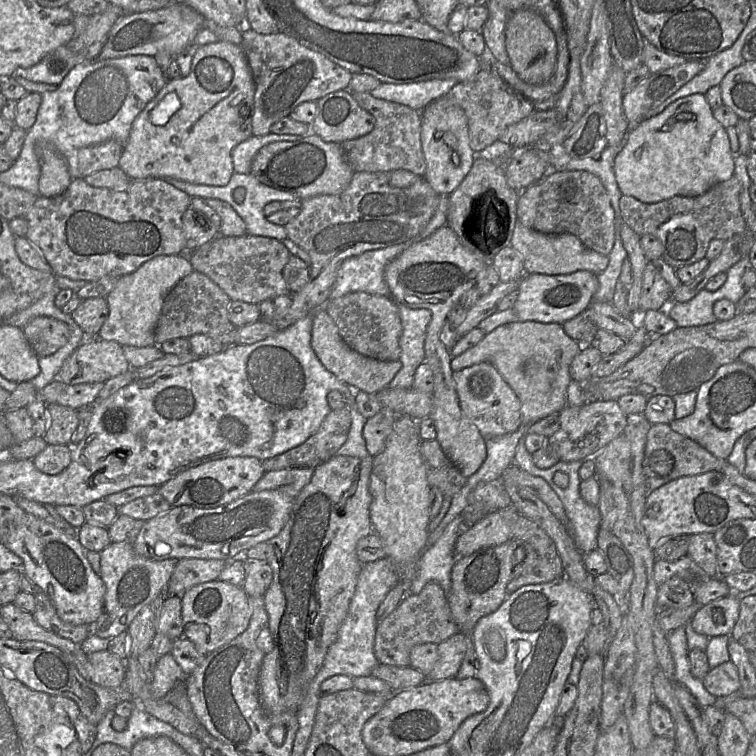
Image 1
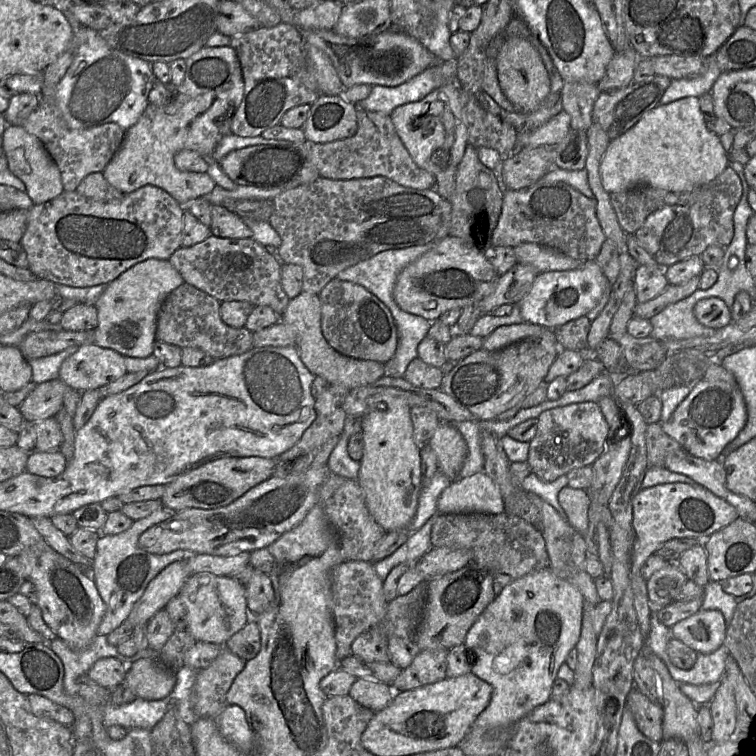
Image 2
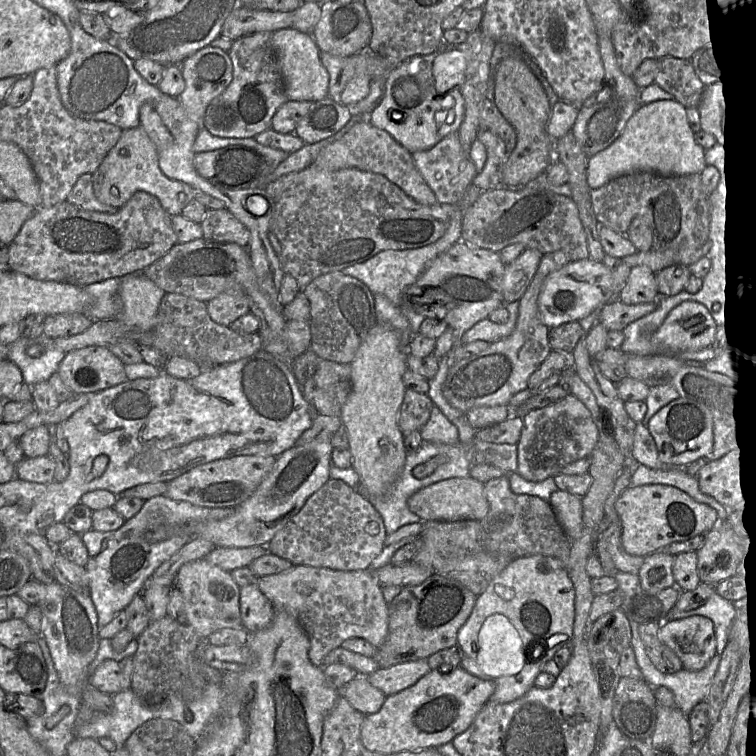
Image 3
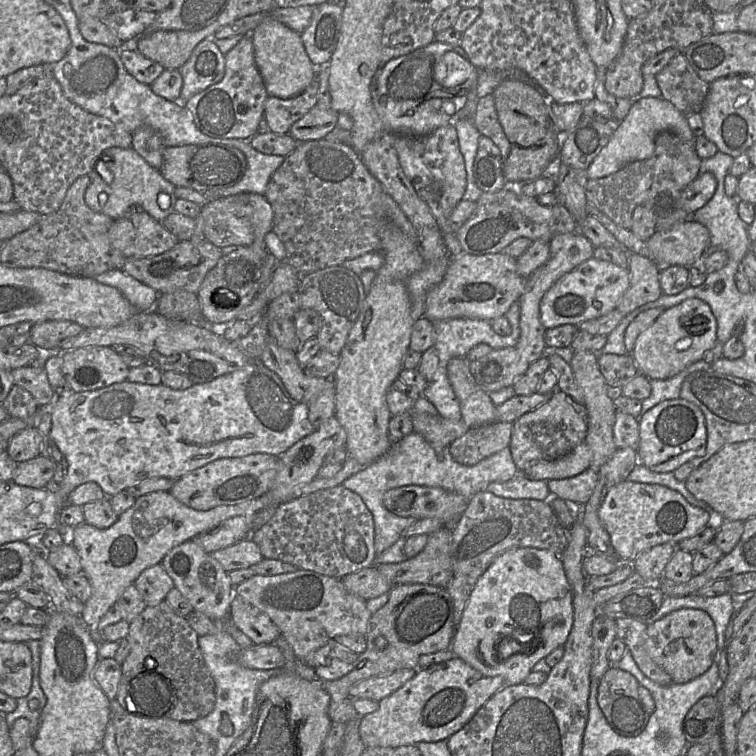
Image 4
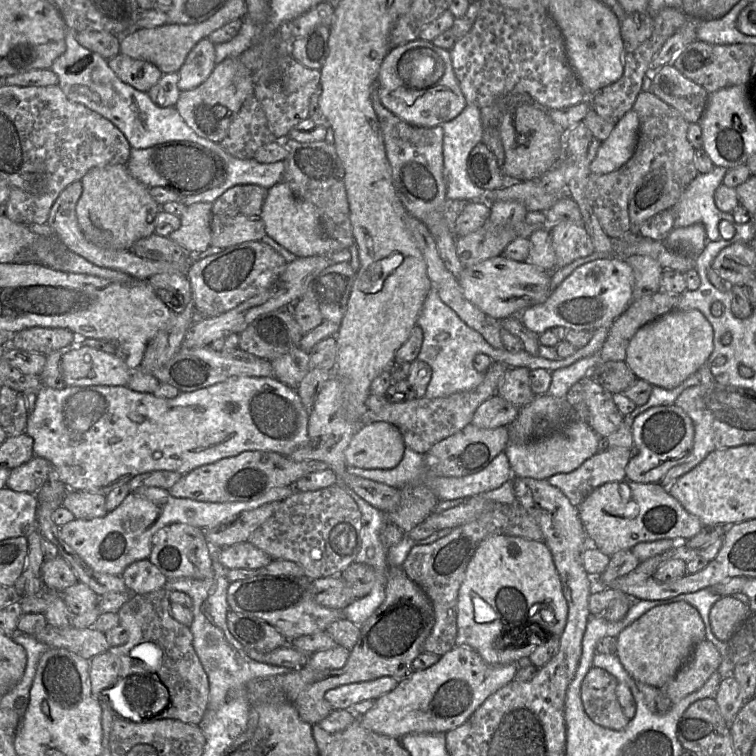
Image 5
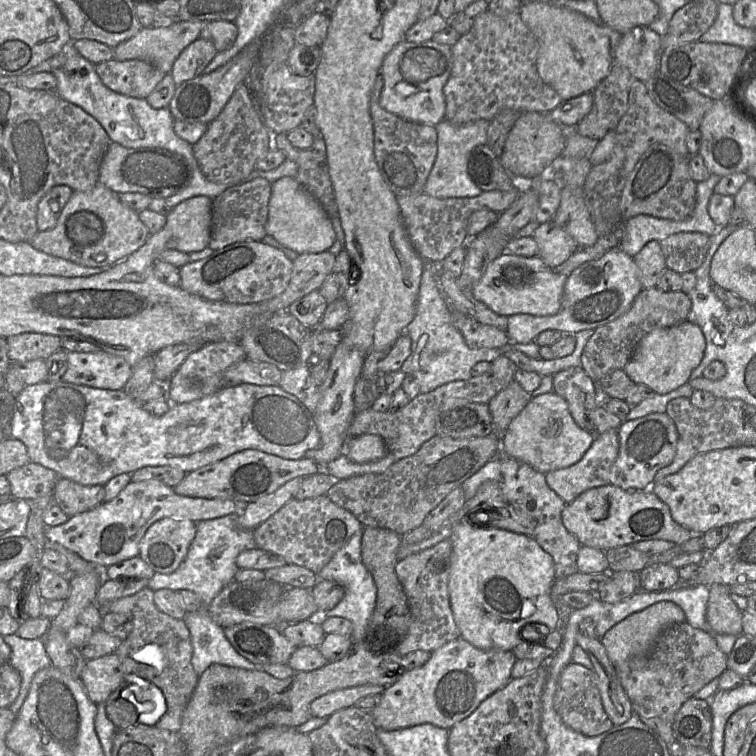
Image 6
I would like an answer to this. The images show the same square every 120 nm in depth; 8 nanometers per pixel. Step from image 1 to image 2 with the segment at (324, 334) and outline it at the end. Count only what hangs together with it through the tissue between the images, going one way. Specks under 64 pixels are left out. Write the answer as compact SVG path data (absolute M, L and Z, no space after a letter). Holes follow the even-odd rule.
M302 291L289 301L281 321L296 329L299 355L308 370L329 384L340 385L350 391L371 385L385 376L386 365L383 363L342 355L329 345L321 330L321 302L318 295Z

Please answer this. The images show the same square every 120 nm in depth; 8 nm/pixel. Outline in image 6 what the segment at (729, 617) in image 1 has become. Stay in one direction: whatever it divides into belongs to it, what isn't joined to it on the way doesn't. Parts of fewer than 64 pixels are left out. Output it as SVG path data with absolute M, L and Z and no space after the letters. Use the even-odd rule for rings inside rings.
M662 601L636 612L614 625L600 640L613 665L619 665L631 658L648 654L657 638L667 627L686 622L684 611L677 604Z

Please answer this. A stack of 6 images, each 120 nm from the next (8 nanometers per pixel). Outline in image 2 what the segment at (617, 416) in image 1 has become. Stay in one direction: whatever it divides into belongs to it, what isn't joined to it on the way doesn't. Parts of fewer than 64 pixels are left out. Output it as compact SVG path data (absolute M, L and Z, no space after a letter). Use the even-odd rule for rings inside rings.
M597 402L552 408L542 412L537 421L537 433L529 442L526 461L531 472L544 482L552 482L576 468L592 466L605 451L609 426Z

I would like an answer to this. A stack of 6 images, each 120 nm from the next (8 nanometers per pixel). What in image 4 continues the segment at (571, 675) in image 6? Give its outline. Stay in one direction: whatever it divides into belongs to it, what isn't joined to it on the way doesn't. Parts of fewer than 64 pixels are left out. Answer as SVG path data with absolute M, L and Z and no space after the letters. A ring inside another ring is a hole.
M610 667L601 678L597 703L612 729L622 736L640 734L655 710L654 700L646 688L632 674L615 667Z

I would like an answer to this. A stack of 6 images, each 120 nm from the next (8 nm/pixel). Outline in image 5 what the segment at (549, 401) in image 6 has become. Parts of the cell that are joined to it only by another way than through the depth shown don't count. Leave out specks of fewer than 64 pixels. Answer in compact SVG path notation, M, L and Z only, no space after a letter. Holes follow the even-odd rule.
M574 418L566 427L548 436L527 443L509 442L506 453L513 476L548 479L560 473L570 473L599 450L600 437L583 420Z

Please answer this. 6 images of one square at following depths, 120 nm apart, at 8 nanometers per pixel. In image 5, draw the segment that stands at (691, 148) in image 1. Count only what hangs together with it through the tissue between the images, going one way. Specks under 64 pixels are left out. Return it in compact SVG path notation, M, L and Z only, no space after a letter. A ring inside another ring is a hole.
M630 109L616 122L609 137L600 145L590 164L591 173L607 174L622 167L635 151L638 131L638 114Z

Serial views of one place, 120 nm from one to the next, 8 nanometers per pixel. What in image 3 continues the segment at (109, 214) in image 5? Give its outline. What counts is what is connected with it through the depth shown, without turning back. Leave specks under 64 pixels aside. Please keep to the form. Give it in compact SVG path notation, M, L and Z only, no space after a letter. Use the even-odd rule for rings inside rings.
M141 126L124 130L117 144L110 150L98 169L92 174L93 189L98 201L121 208L138 191L155 196L171 216L181 214L183 208L195 197L196 190L186 183L168 178L160 169L155 144Z

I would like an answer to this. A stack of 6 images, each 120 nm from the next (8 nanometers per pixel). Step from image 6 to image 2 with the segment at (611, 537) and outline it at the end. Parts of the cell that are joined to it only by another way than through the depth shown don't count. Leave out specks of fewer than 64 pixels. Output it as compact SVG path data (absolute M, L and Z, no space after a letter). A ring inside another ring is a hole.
M666 483L666 484L660 484L651 488L646 488L642 489L638 492L638 494L633 498L632 500L632 527L635 533L635 538L634 538L634 546L633 546L633 551L632 551L632 564L631 564L631 571L630 571L630 582L632 585L632 590L633 590L633 599L634 599L634 607L636 610L637 614L637 619L638 623L641 629L642 634L645 636L645 647L646 647L646 637L650 629L650 624L651 624L651 608L650 608L650 601L649 601L649 596L648 596L648 588L647 588L647 580L644 579L641 575L641 569L645 563L645 561L653 554L656 554L656 551L658 548L660 548L665 542L668 540L671 540L673 538L682 538L682 537L692 537L692 538L709 538L709 536L720 530L721 528L727 526L731 522L735 521L739 517L739 513L735 507L730 505L728 502L725 500L717 497L714 495L711 491L703 487L702 485L698 484L697 485L689 485L686 483Z

